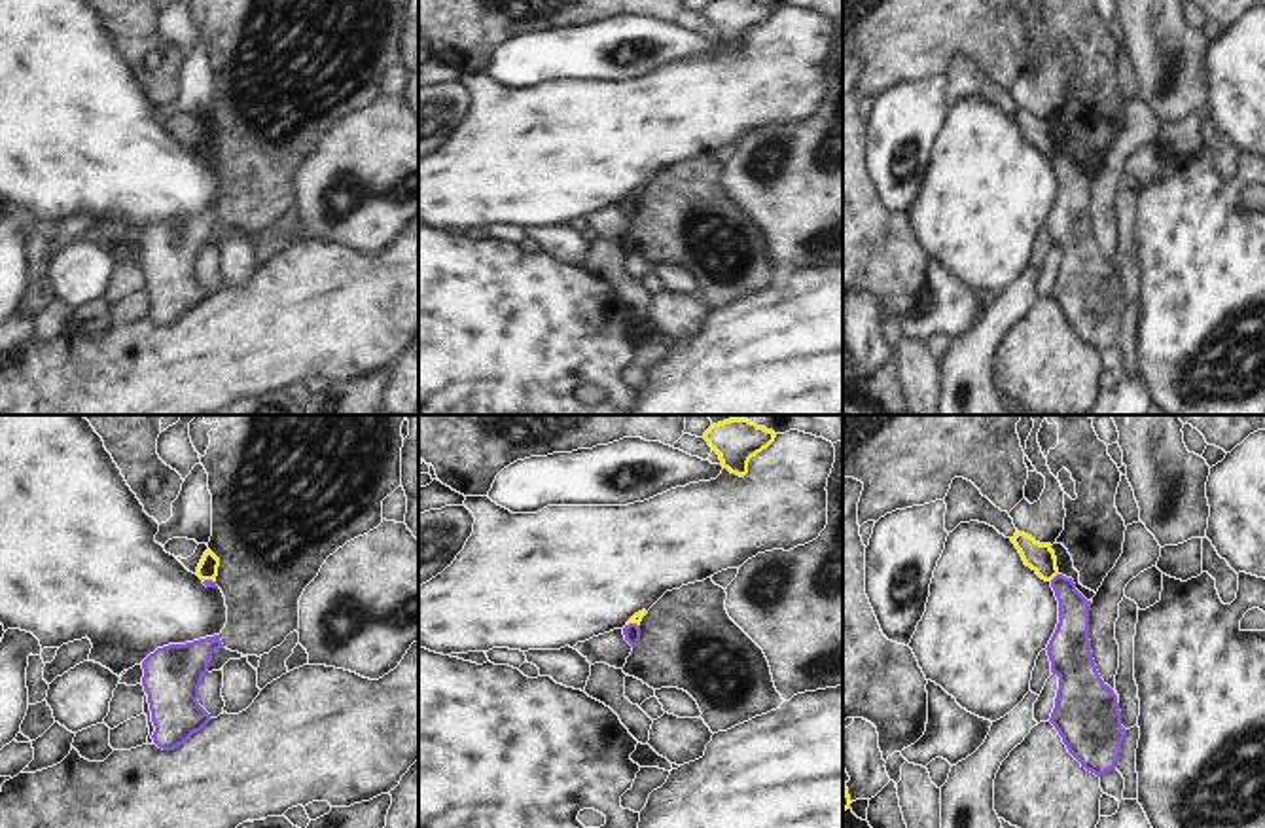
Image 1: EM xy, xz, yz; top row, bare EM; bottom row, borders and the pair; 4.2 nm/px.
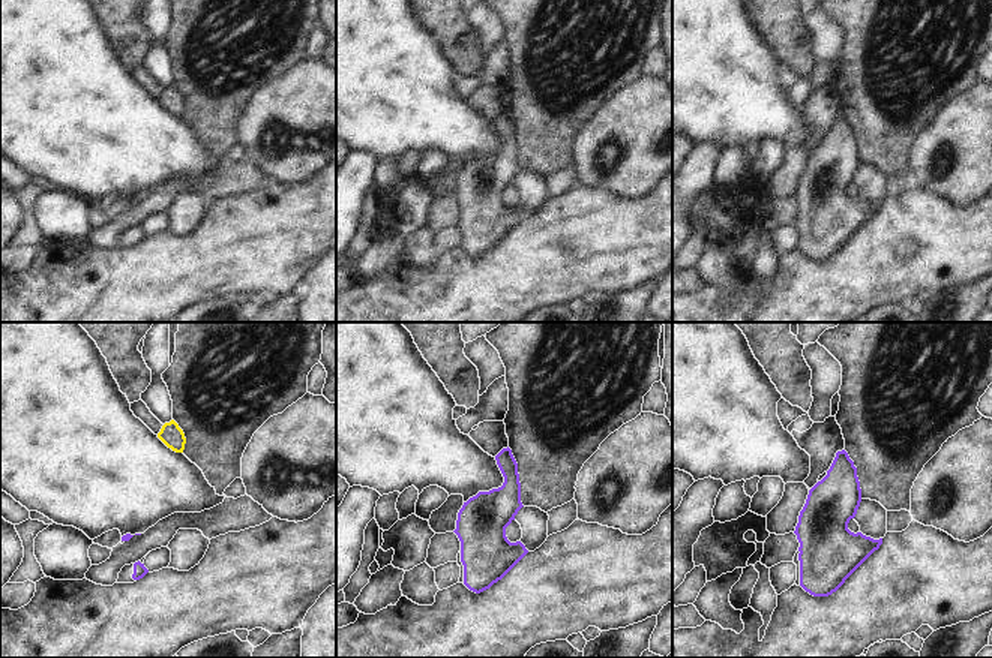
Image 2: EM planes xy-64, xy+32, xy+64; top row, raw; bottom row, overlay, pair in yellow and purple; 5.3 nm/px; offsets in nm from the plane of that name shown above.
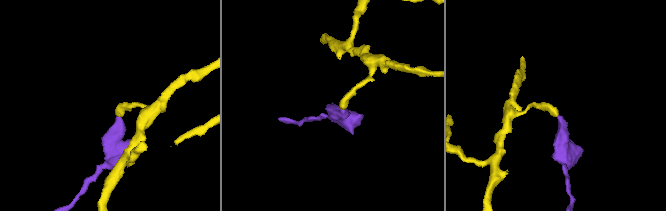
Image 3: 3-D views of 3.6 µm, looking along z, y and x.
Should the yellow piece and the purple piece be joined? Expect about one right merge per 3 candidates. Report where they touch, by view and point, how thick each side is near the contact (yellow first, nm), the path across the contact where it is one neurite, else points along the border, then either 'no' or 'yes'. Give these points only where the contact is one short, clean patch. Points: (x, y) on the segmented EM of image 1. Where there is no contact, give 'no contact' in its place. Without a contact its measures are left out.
contact yz (1053, 576); calibres 120 and 140 nm; border yz (1057, 573), (1050, 580); no

